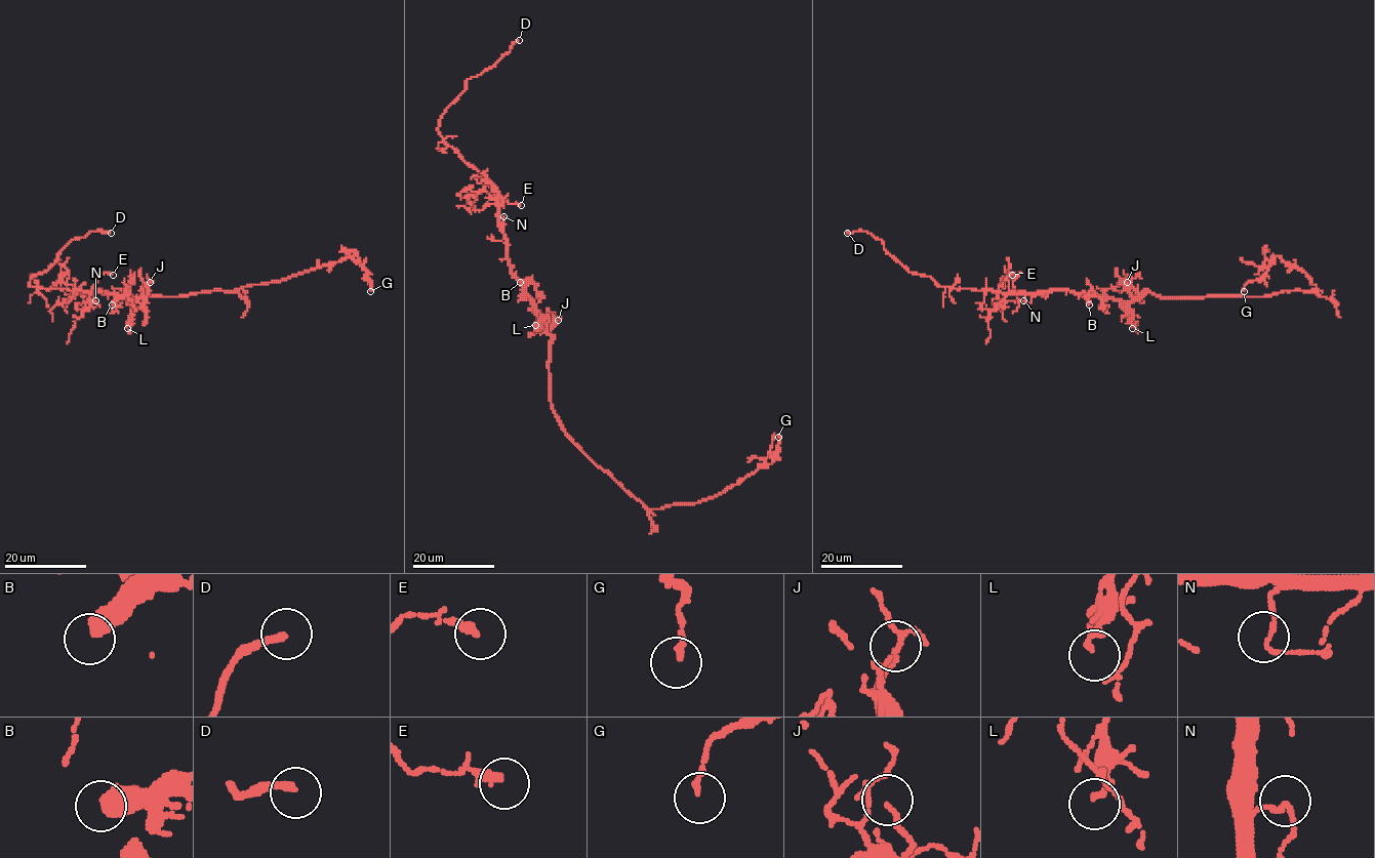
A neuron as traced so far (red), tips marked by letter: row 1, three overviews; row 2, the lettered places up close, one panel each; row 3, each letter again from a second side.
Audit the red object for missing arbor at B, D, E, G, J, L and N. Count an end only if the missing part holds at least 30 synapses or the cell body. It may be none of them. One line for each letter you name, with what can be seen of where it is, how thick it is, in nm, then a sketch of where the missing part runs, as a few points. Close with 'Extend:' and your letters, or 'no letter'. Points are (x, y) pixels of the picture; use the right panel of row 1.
B: (1089, 304) | 600 nm
D: (847, 233) | 220 nm
Extend: B, D

